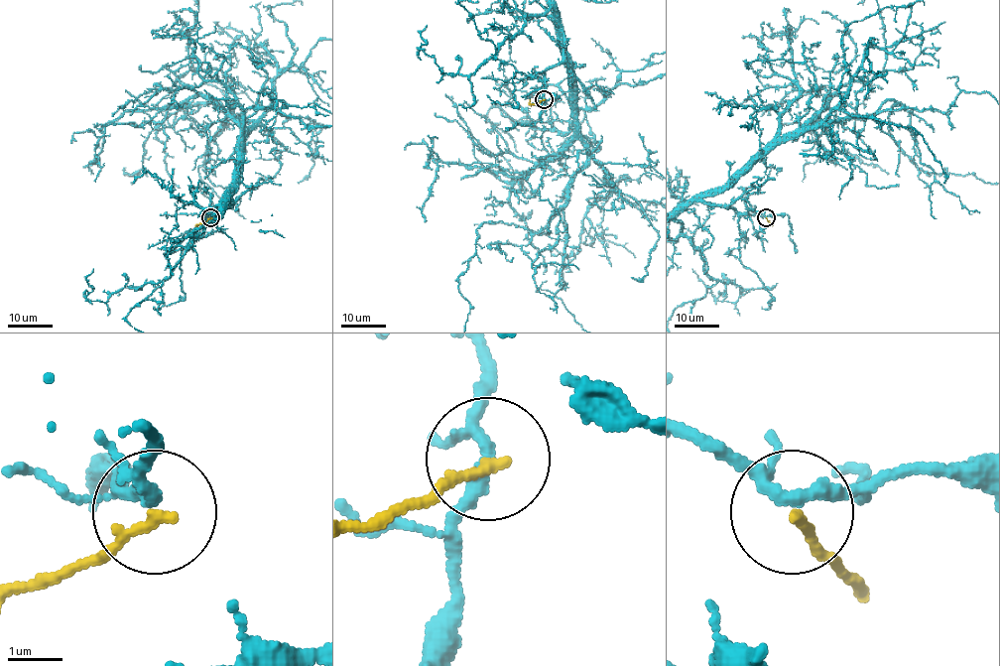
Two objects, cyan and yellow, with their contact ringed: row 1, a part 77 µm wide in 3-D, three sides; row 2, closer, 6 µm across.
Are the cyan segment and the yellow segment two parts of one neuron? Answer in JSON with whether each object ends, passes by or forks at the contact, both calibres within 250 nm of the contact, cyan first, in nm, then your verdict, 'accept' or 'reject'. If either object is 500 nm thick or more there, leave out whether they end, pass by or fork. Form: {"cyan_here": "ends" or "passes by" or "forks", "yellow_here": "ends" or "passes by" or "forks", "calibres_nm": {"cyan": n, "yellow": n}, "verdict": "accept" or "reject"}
{"cyan_here": "forks", "yellow_here": "ends", "calibres_nm": {"cyan": 200, "yellow": 200}, "verdict": "reject"}

